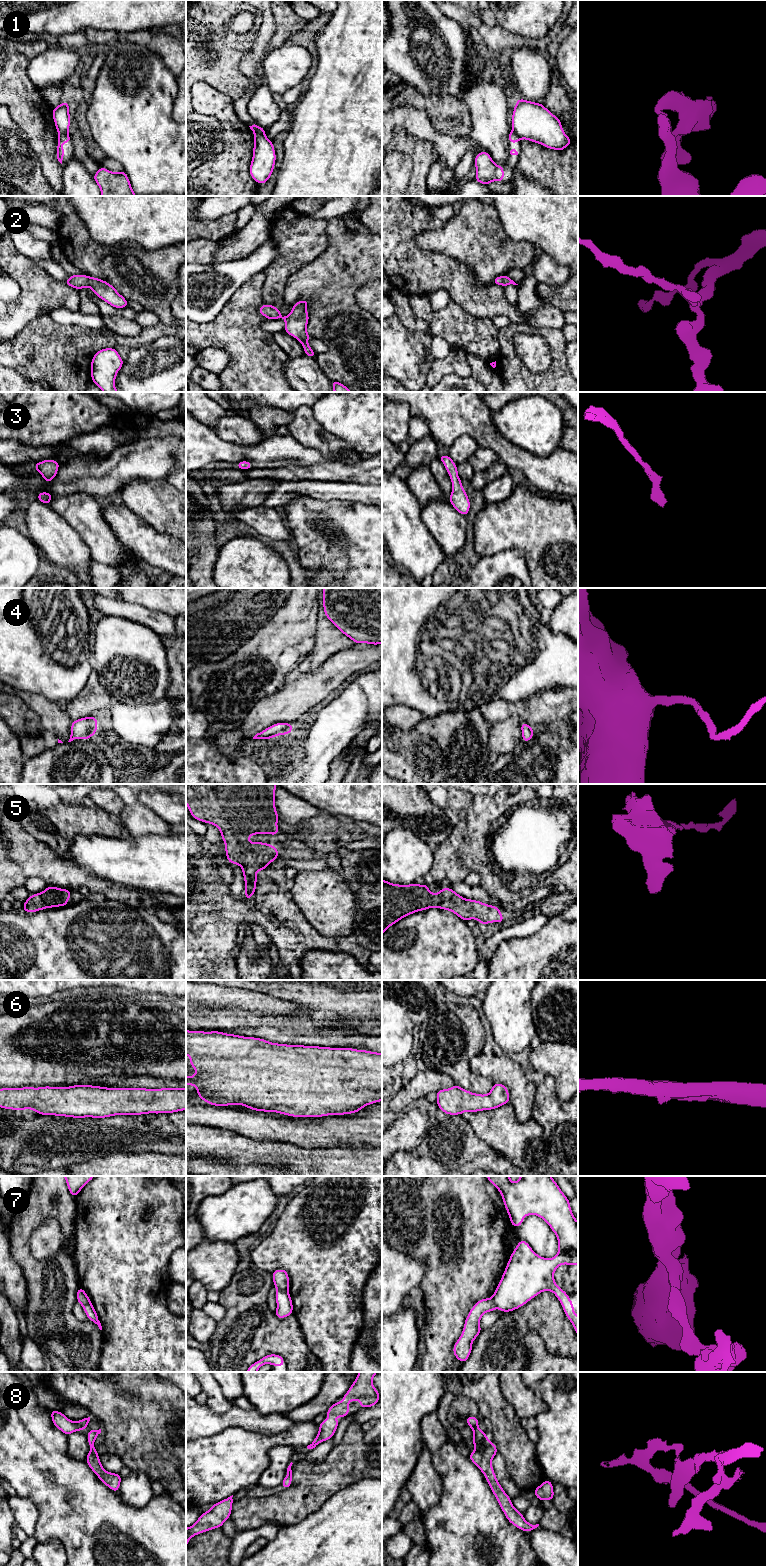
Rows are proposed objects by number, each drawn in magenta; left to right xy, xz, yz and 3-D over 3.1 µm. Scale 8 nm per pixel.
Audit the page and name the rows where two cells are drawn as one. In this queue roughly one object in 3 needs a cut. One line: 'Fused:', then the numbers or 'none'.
Fused: 1, 7, 8

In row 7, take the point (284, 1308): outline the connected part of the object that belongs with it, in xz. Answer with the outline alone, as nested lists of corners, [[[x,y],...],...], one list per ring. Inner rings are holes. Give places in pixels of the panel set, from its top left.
[[[277,1289],[275,1299],[277,1303],[275,1315],[277,1318],[283,1319],[293,1314],[292,1298],[289,1291]]]

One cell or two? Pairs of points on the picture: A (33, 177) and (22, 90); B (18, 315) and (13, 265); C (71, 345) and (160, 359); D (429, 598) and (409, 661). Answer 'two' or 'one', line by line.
A: two
B: one
C: two
D: one

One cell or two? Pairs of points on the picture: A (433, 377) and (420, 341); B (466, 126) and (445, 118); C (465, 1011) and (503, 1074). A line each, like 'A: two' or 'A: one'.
A: two
B: one
C: two

